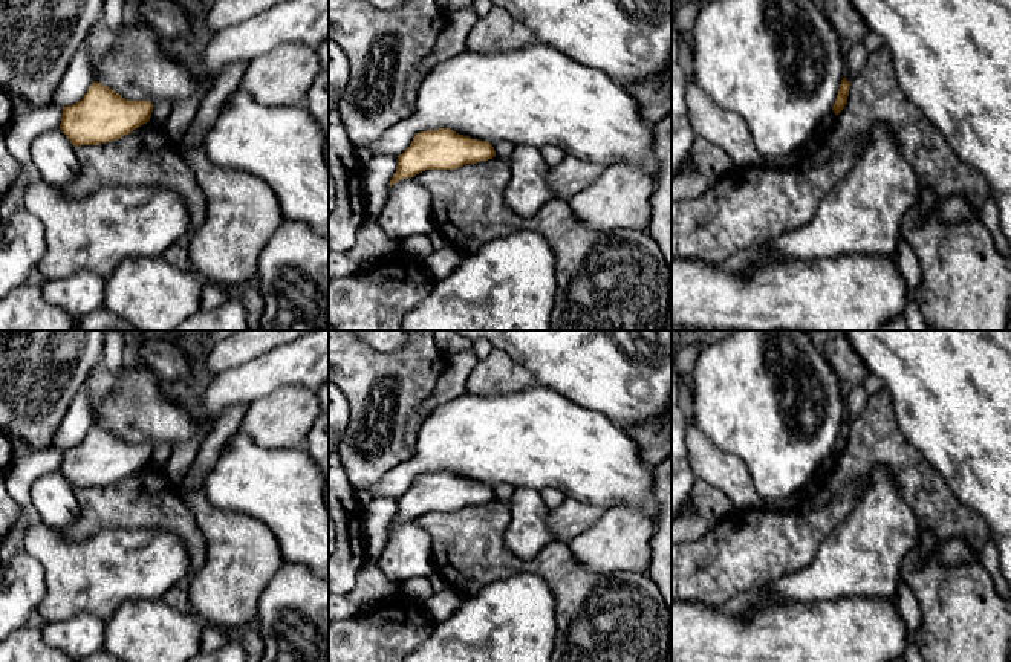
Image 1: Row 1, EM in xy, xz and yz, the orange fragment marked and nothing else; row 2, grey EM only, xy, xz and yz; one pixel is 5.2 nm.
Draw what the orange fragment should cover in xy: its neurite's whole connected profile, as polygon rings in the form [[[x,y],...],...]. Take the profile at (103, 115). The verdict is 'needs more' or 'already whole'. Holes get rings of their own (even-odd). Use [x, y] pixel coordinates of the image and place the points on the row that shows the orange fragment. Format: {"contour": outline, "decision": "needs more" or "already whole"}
{"contour": [[[93,81],[80,102],[63,107],[60,128],[75,147],[98,145],[147,124],[153,107],[150,101],[128,101]]], "decision": "already whole"}

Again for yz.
{"contour": [[[843,78],[841,84],[840,84],[840,89],[838,89],[838,95],[837,95],[835,104],[832,107],[835,115],[838,115],[844,109],[844,105],[847,104],[849,89],[850,89],[850,81]]], "decision": "already whole"}

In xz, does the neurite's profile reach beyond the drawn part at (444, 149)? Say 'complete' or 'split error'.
complete

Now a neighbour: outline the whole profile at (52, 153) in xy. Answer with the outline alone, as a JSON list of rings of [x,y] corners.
[[[61,128],[44,131],[32,142],[31,162],[40,171],[40,180],[58,190],[72,182],[80,171],[75,145]]]

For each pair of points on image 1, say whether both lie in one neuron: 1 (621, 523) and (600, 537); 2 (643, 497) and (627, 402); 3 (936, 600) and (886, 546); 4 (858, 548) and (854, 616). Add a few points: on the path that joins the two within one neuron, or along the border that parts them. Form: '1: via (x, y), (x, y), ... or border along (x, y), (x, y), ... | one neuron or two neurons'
1: via (617, 528), (604, 537) | one neuron
2: border along (592, 410), (601, 412), (623, 430) | two neurons
3: border along (919, 541), (903, 563), (900, 578) | two neurons
4: border along (886, 598), (840, 597), (820, 601) | two neurons

